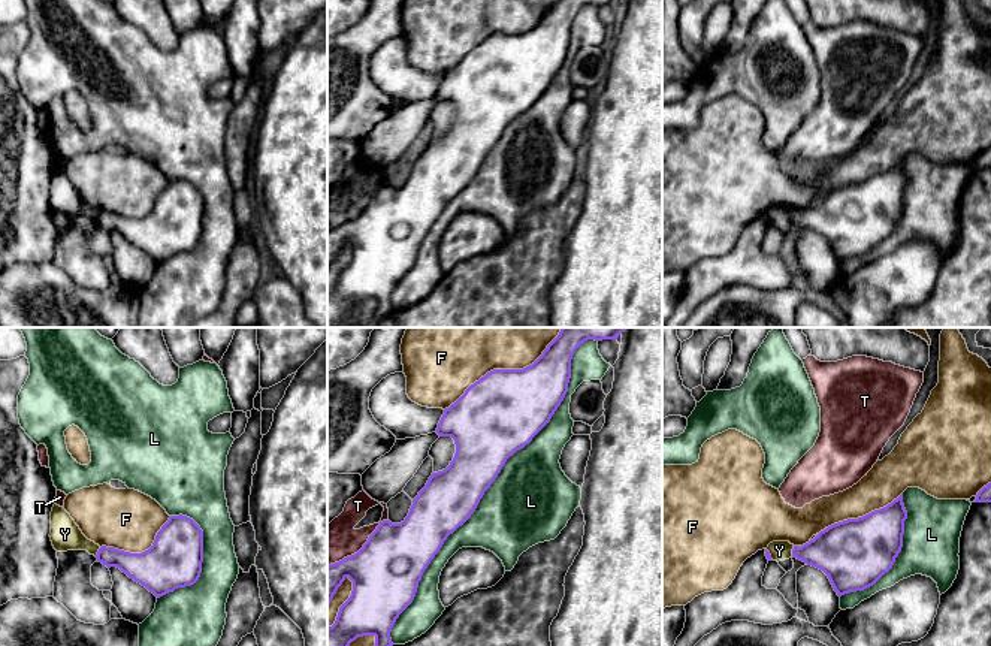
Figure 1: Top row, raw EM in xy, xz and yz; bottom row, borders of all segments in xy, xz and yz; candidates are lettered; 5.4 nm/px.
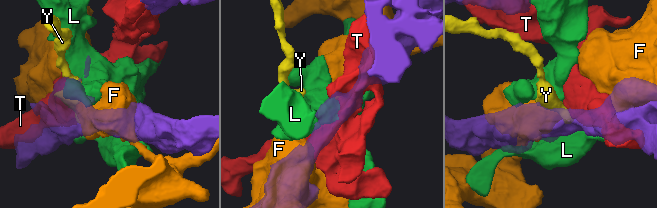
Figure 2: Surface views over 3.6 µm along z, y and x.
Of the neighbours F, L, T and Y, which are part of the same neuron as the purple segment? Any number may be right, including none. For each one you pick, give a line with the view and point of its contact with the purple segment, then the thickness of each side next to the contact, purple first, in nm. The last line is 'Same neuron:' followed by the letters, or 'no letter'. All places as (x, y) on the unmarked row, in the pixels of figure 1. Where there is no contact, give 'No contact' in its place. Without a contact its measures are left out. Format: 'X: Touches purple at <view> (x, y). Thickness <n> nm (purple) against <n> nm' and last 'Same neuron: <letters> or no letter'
Same neuron: no letter

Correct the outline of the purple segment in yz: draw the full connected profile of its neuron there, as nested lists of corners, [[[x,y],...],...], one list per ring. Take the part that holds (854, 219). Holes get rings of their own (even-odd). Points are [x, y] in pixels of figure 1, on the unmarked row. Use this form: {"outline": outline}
{"outline": [[[903,159],[883,173],[874,175],[858,184],[848,184],[821,196],[801,212],[794,211],[792,223],[822,235],[839,262],[864,256],[888,238],[903,212],[904,185],[907,176]]]}

